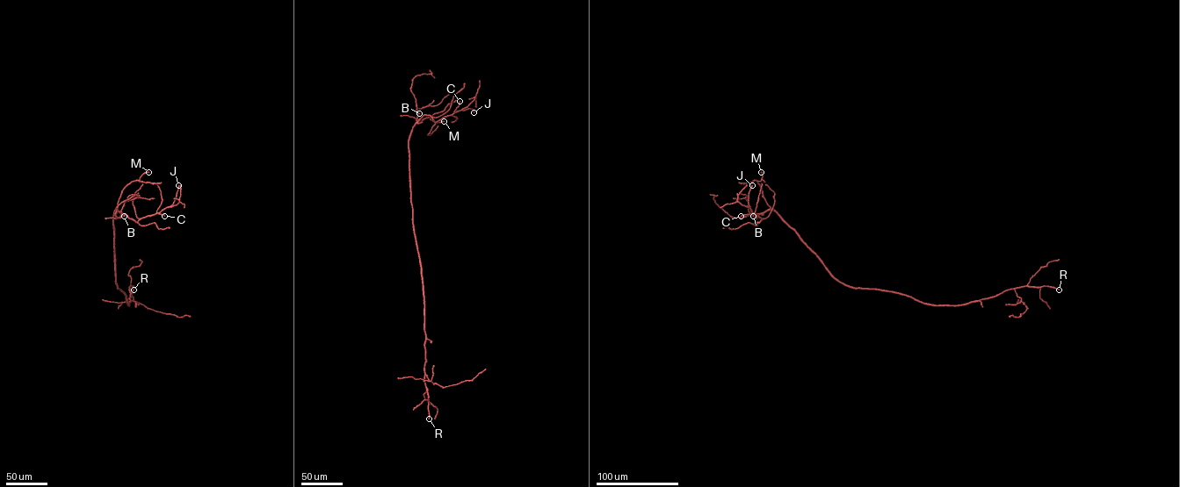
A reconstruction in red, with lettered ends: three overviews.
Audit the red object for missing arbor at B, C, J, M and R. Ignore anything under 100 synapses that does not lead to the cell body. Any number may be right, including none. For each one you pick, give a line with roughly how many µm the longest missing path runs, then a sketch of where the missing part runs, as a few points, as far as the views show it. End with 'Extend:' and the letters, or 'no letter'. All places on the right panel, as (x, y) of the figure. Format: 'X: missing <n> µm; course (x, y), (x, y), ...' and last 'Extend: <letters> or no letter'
R: missing 170 µm; course (1059, 290), (1074, 290), (1073, 297), (1096, 304), (1096, 290)
Extend: R

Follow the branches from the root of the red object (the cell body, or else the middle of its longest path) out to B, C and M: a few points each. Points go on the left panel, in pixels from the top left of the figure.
B: (119, 289), (113, 216), (116, 209), (124, 216)
C: (119, 289), (114, 246), (115, 210), (137, 222), (157, 213), (164, 216)
M: (119, 289), (113, 215), (123, 189), (148, 172)

